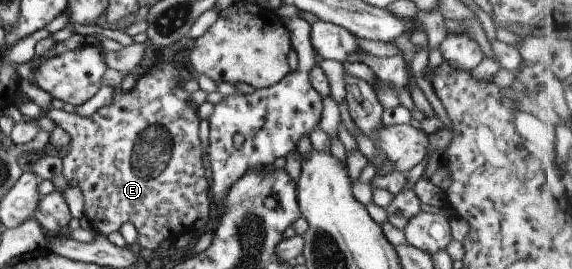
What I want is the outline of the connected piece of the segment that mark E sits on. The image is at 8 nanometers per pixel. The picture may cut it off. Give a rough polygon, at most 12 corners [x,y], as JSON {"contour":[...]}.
{"contour":[[183,56],[71,137],[62,173],[102,235],[158,248],[210,215]]}

